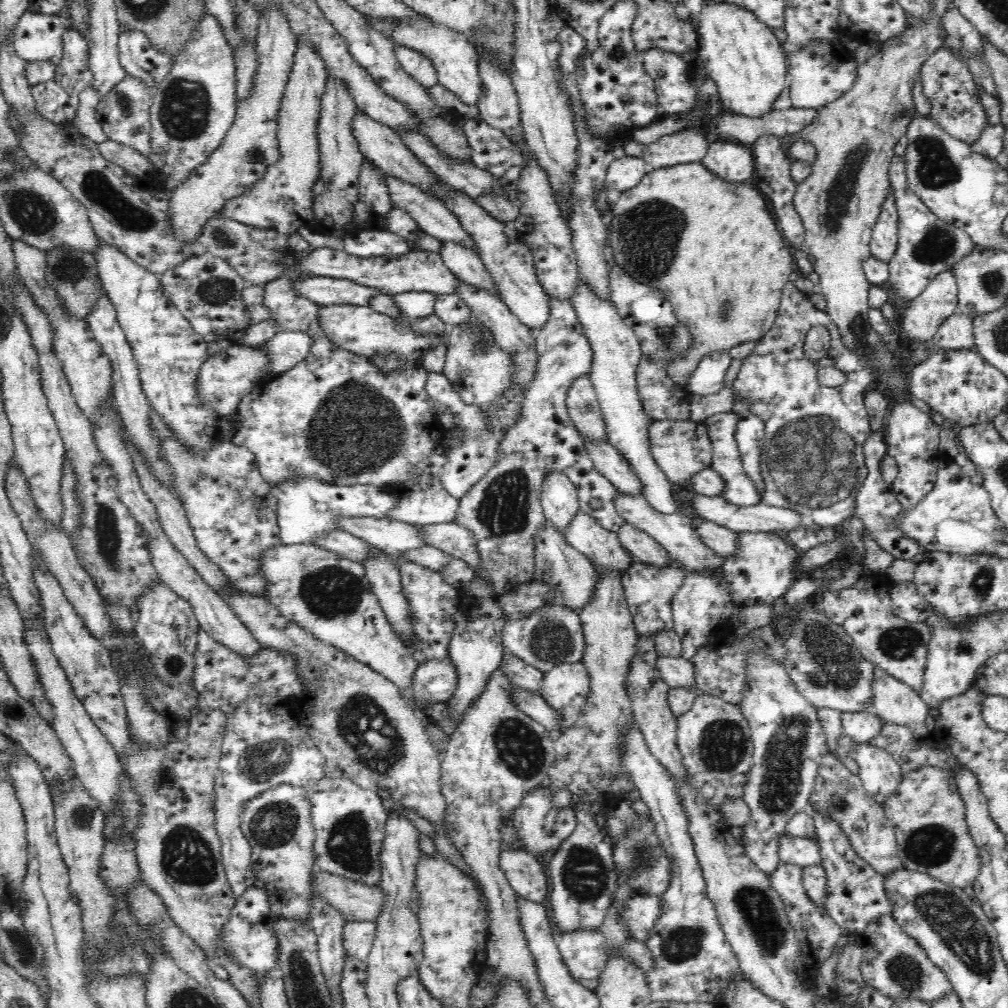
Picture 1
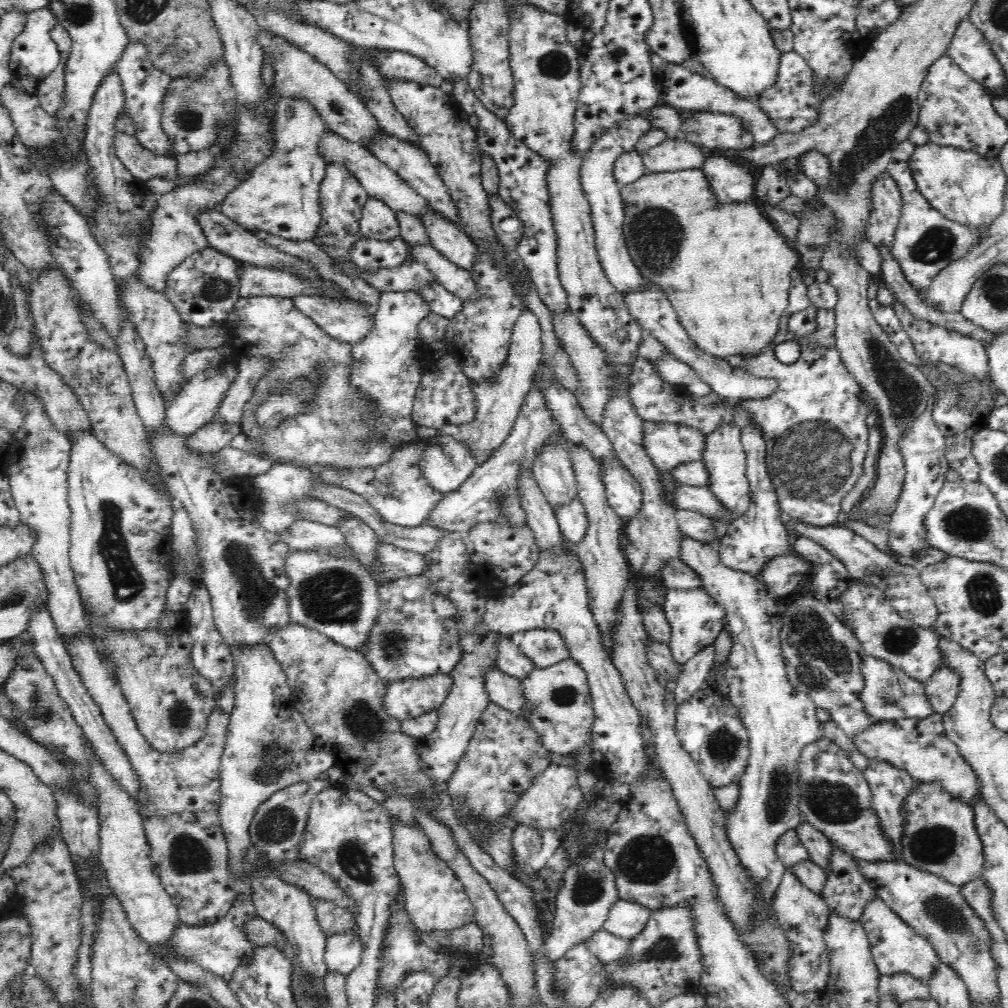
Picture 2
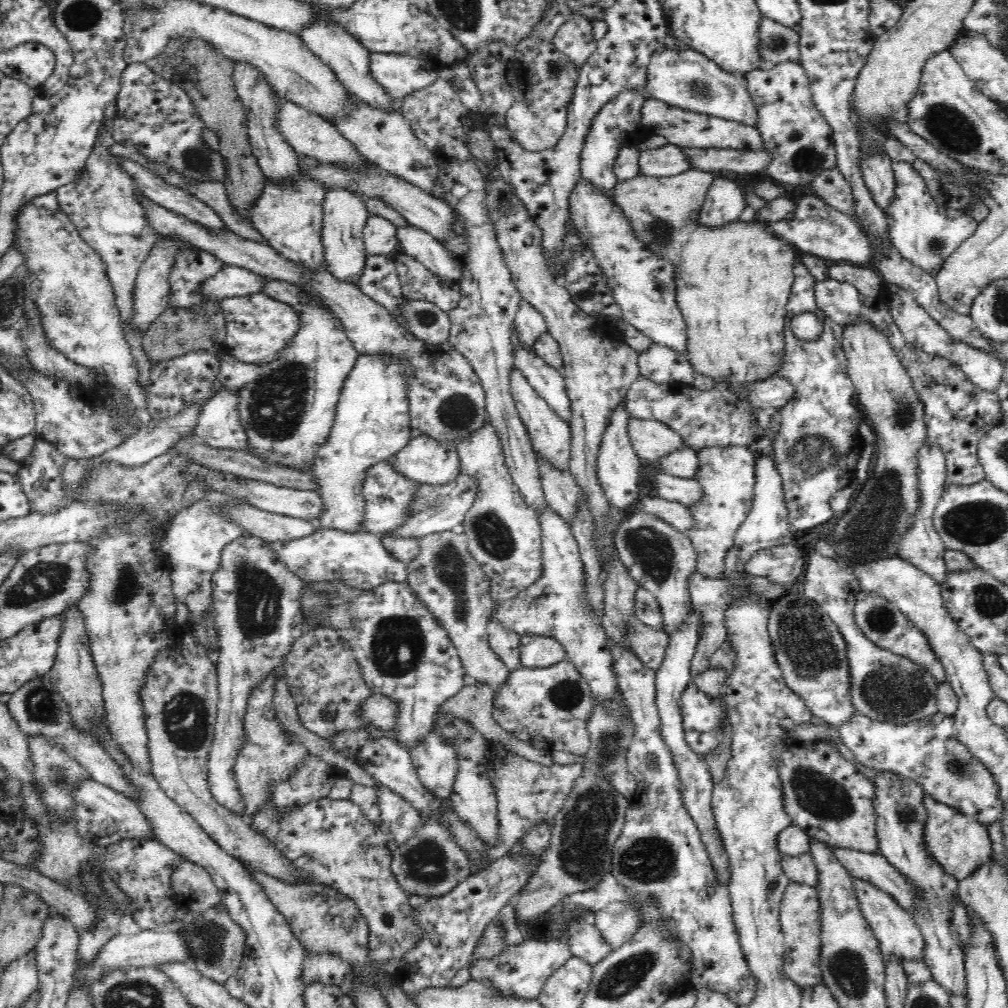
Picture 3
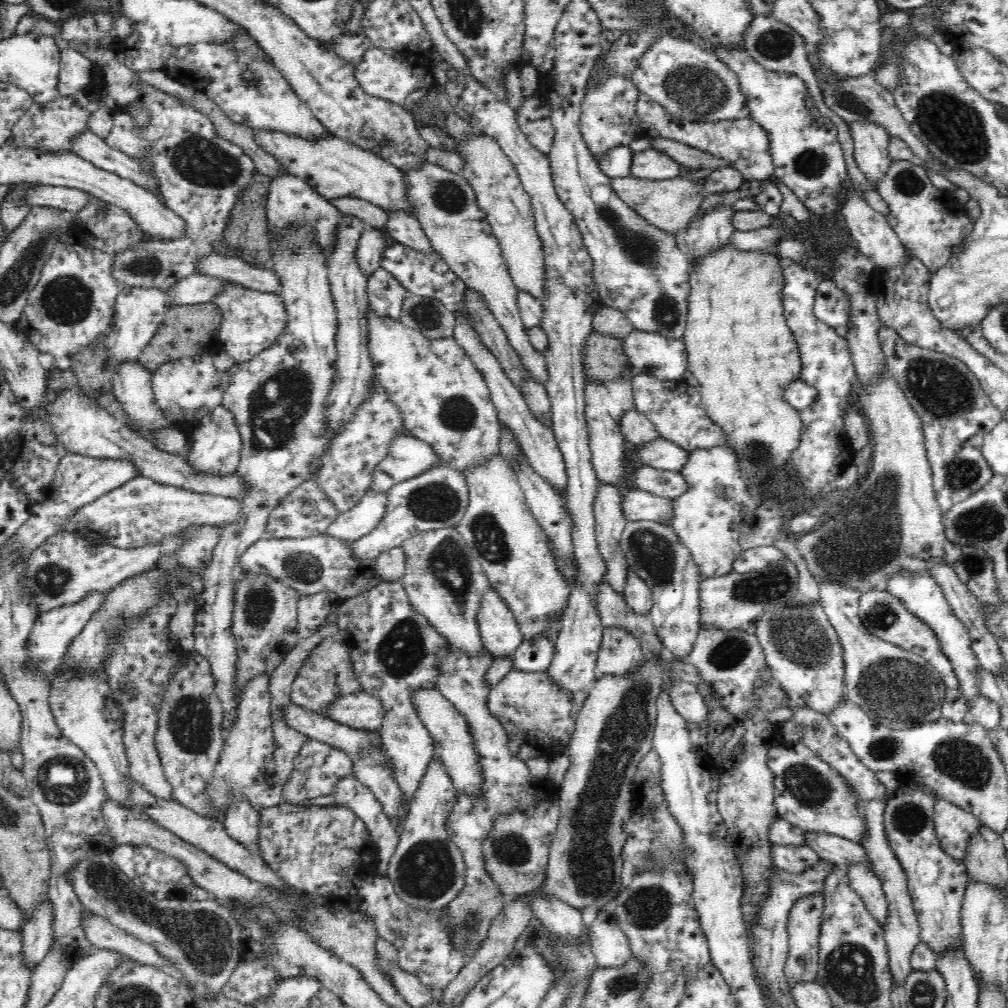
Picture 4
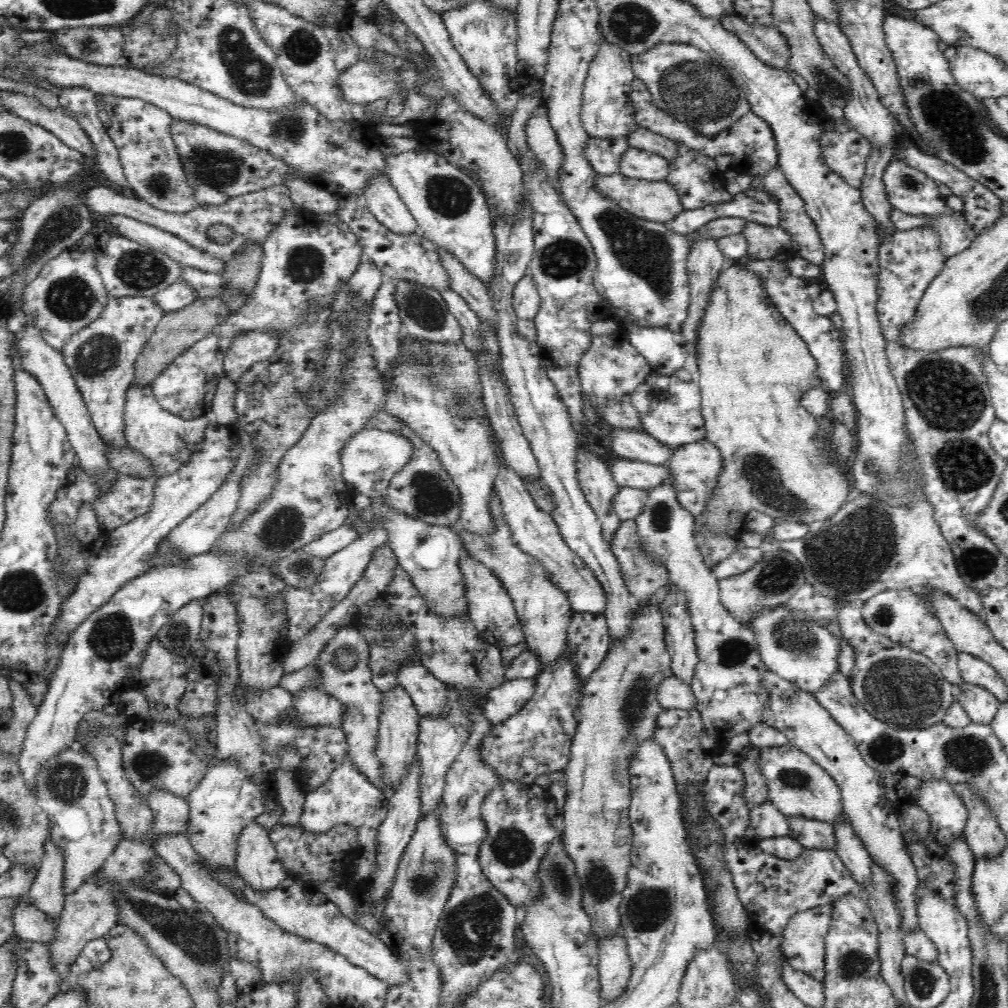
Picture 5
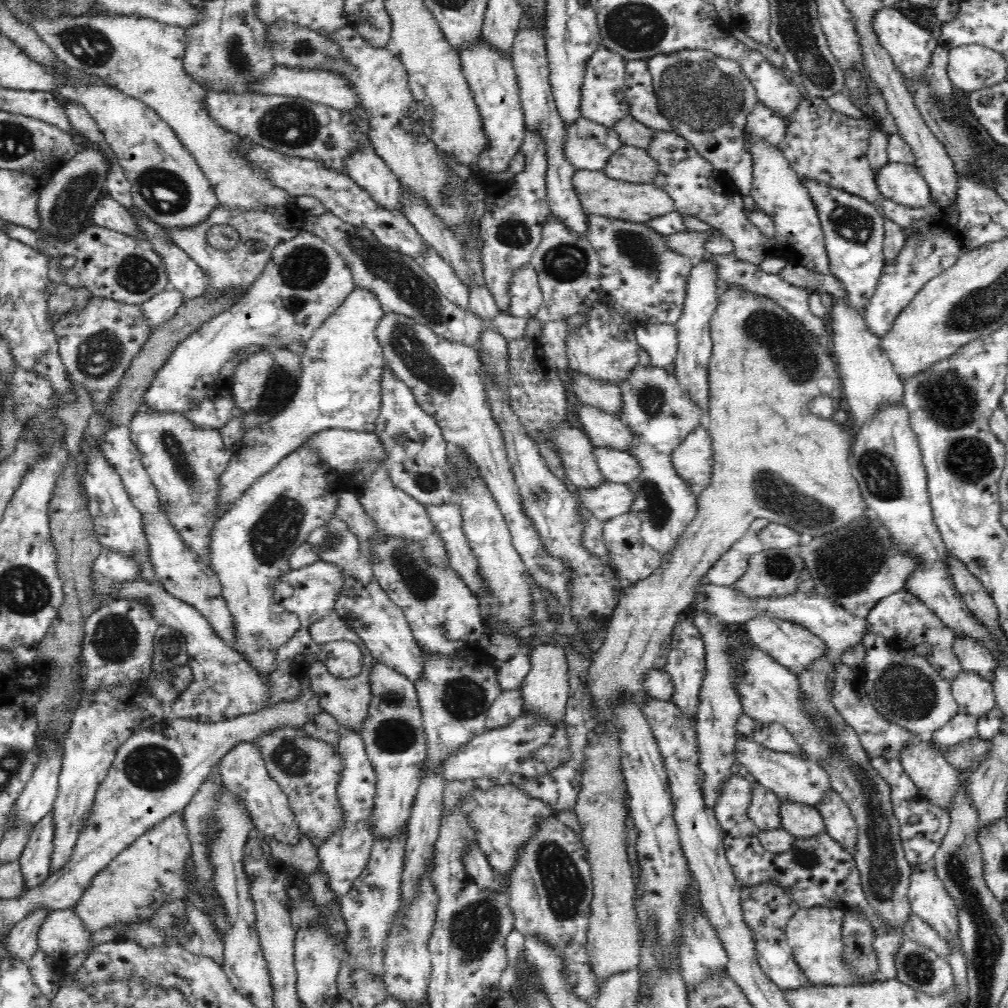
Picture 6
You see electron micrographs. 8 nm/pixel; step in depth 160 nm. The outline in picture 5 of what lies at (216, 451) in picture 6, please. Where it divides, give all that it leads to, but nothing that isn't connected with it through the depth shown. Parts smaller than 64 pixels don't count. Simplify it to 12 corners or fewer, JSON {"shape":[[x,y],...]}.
{"shape":[[151,385],[126,393],[127,444],[150,459],[155,480],[201,449],[212,416],[174,416]]}

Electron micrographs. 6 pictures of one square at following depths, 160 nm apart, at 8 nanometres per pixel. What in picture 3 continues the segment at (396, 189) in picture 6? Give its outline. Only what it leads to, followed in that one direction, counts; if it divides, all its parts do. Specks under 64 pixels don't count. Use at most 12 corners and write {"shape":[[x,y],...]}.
{"shape":[[397,228],[398,251],[459,283],[463,266],[420,228]]}

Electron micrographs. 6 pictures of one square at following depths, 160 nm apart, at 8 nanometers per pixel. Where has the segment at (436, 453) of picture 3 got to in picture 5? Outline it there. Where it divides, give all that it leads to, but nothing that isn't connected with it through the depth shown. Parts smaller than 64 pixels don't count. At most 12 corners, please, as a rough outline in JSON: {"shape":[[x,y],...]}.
{"shape":[[364,428],[340,452],[348,493],[385,496],[414,447]]}

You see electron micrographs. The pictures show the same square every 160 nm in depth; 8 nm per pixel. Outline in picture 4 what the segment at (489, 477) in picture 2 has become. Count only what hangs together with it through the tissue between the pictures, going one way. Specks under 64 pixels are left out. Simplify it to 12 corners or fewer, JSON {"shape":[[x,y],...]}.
{"shape":[[446,464],[386,493],[382,522],[352,544],[358,559],[418,532],[455,527],[469,505],[464,474]]}

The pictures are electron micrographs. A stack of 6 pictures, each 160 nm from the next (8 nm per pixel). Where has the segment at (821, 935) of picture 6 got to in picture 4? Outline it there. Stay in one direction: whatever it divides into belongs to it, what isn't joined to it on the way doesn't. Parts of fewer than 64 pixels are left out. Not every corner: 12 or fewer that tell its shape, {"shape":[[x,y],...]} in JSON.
{"shape":[[824,897],[798,899],[788,915],[791,987],[815,981]]}

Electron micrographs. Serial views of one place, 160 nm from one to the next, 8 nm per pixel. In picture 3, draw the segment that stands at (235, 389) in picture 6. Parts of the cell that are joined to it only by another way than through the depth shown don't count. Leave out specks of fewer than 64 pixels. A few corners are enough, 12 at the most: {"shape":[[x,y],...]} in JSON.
{"shape":[[264,292],[220,300],[225,352],[268,364],[300,328]]}

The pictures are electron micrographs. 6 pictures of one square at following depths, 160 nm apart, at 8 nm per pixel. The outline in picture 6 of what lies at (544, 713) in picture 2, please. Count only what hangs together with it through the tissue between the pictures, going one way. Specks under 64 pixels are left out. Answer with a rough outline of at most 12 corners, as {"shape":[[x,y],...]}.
{"shape":[[502,690],[488,710],[486,730],[523,714],[521,690]]}

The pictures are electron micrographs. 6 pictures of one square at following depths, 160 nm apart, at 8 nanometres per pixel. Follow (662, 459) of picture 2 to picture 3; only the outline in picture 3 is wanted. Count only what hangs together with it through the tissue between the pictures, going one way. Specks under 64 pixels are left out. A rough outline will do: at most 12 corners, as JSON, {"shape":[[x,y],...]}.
{"shape":[[631,417],[628,434],[641,460],[688,448],[663,422]]}

